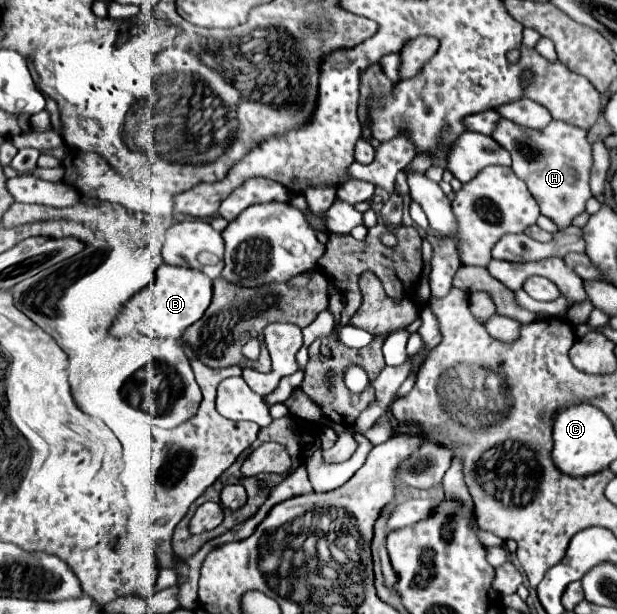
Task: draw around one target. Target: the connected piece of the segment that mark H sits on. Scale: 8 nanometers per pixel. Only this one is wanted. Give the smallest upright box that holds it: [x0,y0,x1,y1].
[493,120,591,230]

